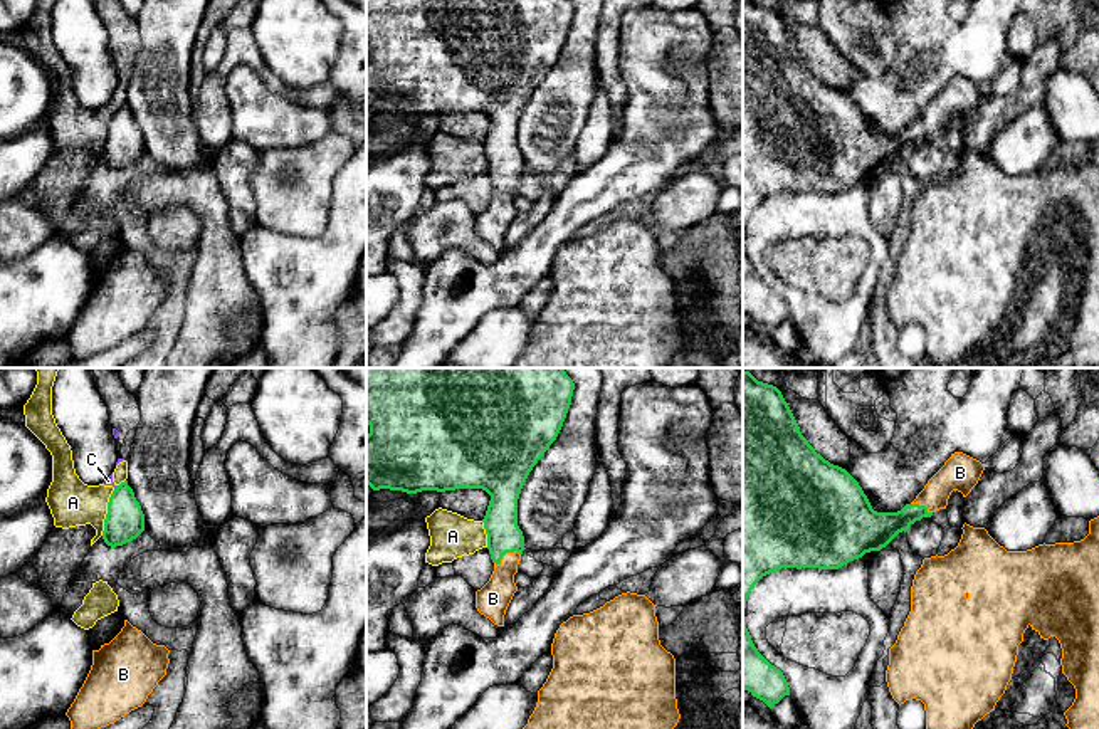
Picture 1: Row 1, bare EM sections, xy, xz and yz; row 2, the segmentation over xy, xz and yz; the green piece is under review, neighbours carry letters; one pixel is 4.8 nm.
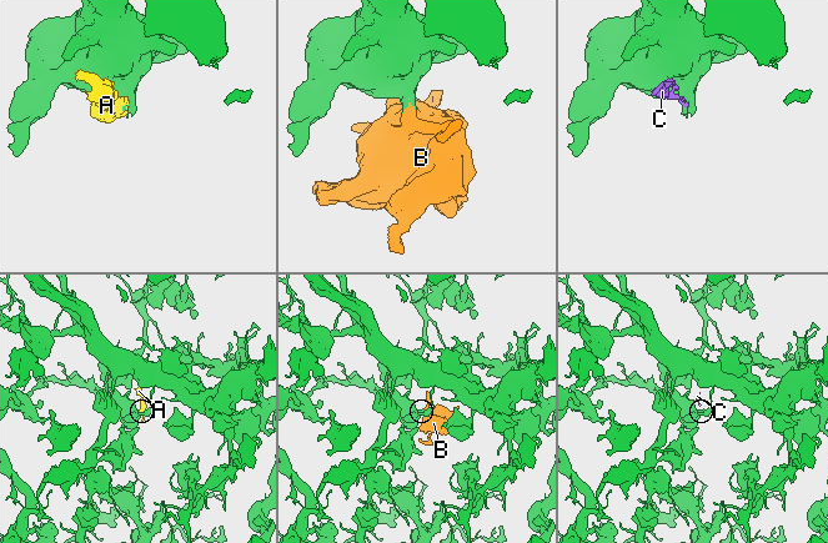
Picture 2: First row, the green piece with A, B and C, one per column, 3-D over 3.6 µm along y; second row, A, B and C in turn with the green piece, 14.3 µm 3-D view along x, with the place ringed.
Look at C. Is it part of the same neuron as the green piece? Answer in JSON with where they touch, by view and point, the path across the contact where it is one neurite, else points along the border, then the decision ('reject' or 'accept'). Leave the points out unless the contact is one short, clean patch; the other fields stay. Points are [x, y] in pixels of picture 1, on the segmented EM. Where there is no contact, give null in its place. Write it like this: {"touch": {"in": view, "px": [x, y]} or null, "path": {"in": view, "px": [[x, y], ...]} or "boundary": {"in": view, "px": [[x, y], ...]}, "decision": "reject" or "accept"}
{"touch": {"in": "xy", "px": [116, 487]}, "boundary": {"in": "xy", "px": [[118, 486], [115, 489]]}, "decision": "reject"}

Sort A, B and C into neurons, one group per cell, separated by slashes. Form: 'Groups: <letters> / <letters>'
Groups: A C / B

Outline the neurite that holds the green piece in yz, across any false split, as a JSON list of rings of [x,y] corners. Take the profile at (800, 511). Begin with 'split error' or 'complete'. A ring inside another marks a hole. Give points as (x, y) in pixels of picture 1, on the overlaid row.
split error; [[[743,371],[743,689],[763,700],[770,709],[785,695],[790,695],[783,672],[758,652],[746,628],[746,600],[763,576],[781,568],[839,569],[849,561],[862,558],[865,553],[881,551],[916,521],[946,509],[953,490],[966,497],[978,484],[983,470],[985,464],[980,460],[963,452],[954,452],[911,504],[906,504],[897,512],[877,512],[872,509],[859,482],[845,469],[830,464],[817,454],[802,435],[781,391],[773,385],[758,381],[749,371]]]

